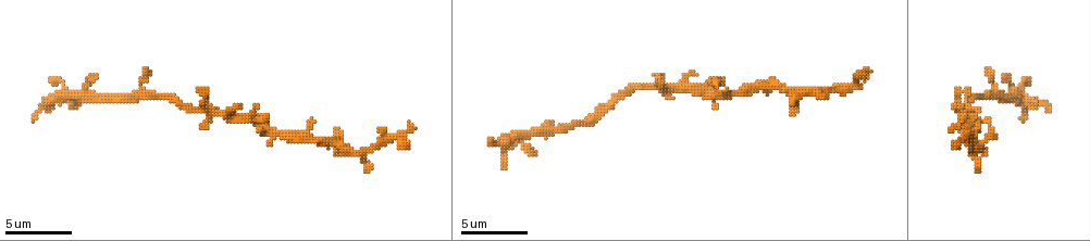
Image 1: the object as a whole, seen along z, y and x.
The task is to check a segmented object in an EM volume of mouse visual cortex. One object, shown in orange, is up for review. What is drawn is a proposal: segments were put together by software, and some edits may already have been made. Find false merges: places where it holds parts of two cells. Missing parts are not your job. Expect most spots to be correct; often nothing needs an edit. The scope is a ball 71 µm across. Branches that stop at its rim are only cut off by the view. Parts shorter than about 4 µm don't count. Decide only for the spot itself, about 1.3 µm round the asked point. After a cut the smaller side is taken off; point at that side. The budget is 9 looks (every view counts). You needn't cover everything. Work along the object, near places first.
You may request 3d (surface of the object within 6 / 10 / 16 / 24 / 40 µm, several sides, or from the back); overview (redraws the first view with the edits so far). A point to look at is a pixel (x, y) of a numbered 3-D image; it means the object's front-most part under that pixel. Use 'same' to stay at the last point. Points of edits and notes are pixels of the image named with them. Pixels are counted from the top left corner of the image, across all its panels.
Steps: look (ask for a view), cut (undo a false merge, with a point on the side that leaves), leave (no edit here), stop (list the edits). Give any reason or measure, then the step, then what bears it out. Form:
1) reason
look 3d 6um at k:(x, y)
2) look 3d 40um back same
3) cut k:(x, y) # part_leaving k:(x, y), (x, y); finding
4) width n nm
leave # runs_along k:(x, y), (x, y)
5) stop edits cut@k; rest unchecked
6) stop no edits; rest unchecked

a narrow waist
look 3d 16um at 1:(119, 101)

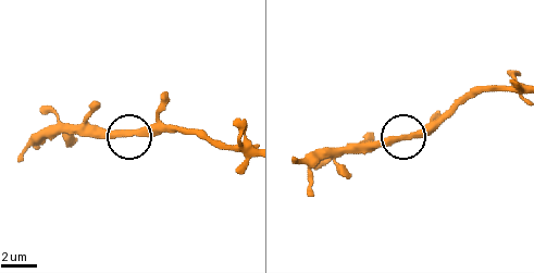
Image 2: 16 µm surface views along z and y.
leave # one cell here

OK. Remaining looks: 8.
four or more arms meet
look 3d 10um at 1:(678, 87)

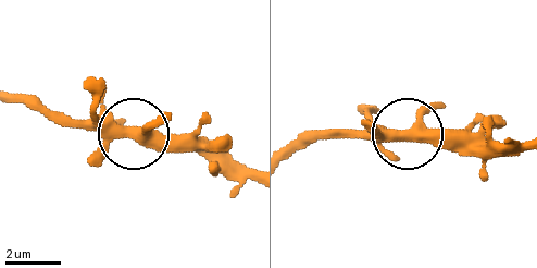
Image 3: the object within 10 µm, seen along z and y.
look 3d 6um at 3:(131, 132)

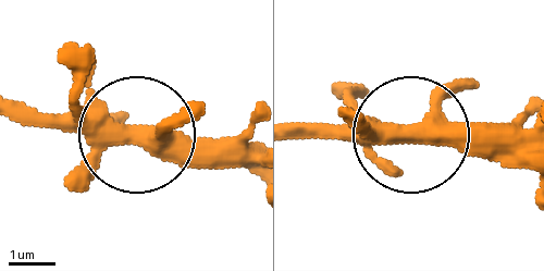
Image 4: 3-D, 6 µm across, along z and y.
leave # runs_along 4:(419, 135), (294, 135); continuous, no second cell

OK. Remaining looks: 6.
four-way junction
look 3d 10um at 1:(727, 93)

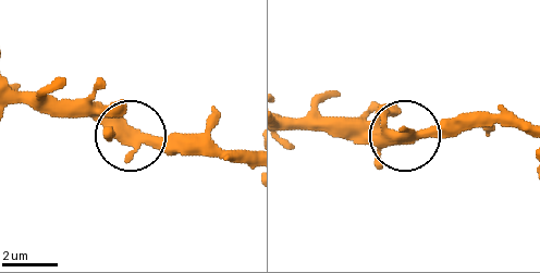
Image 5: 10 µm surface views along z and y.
arms 4
leave # one cell here

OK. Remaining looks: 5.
thin arm on a thick one
look 3d 16um at 1:(511, 138)

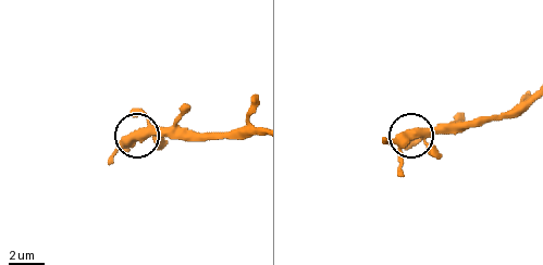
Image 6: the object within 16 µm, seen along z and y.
width 440 nm
leave # runs_along 6:(530, 98), (500, 114), (421, 128), (405, 149), (398, 174); continuous, no second cell

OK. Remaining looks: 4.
stop no edits; rest unchecked

